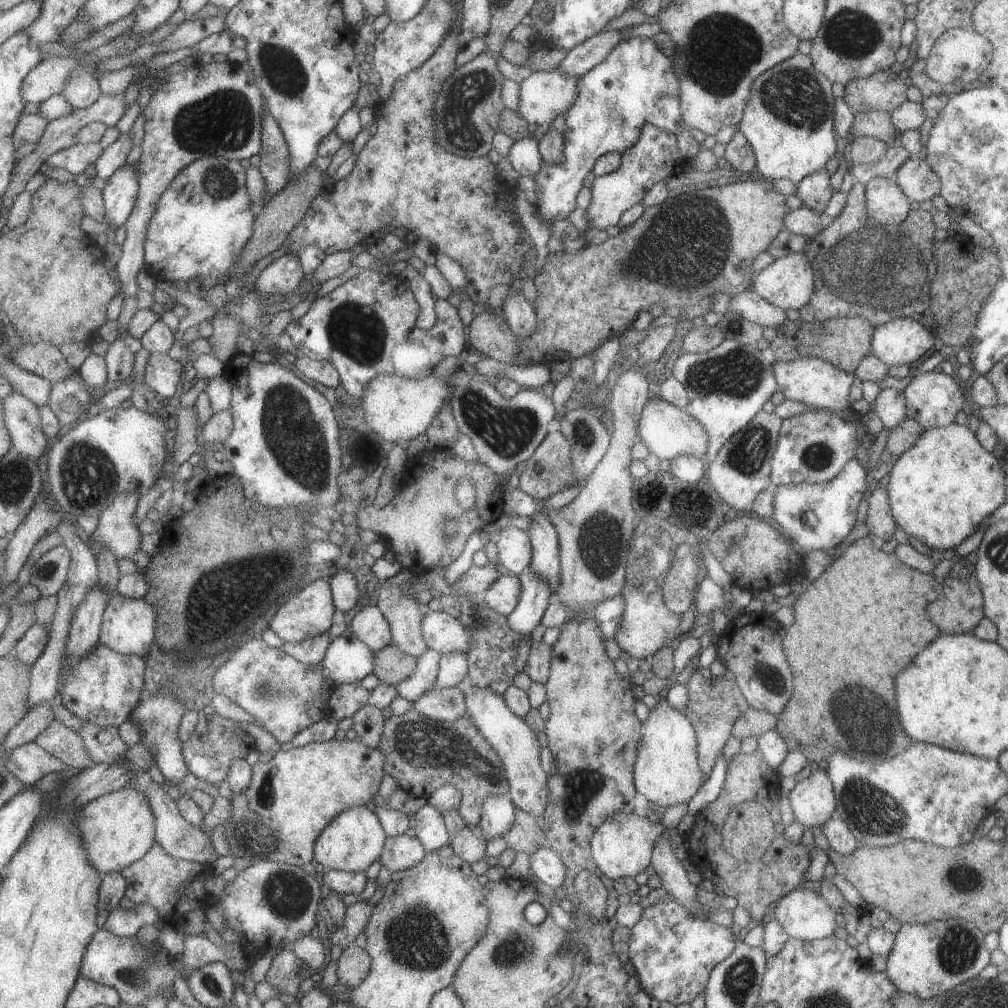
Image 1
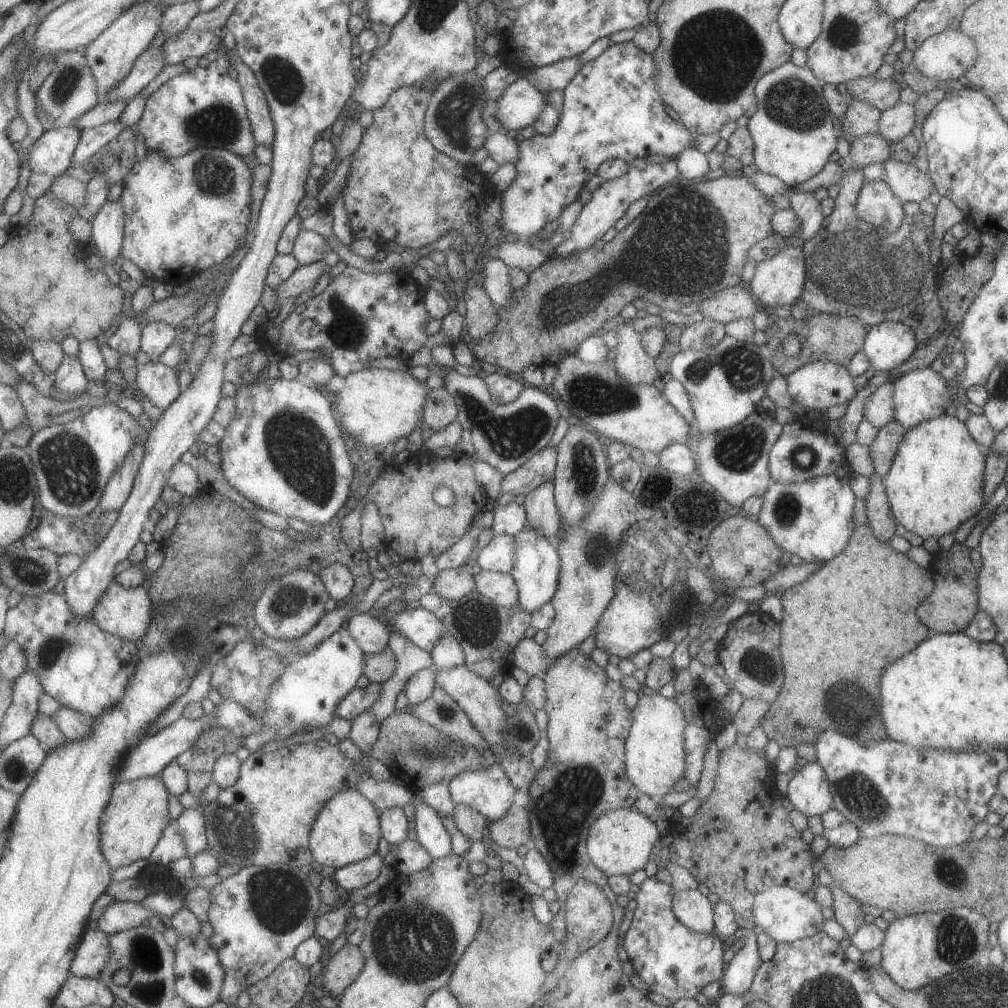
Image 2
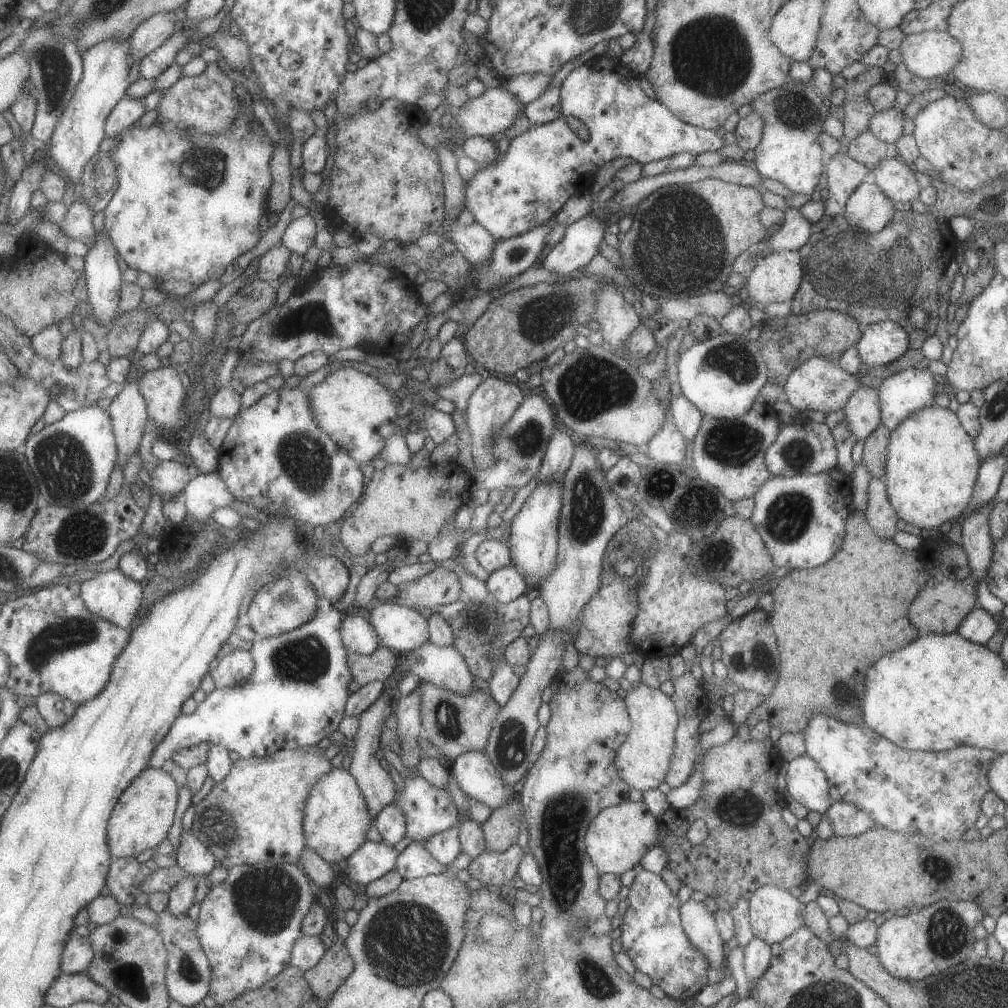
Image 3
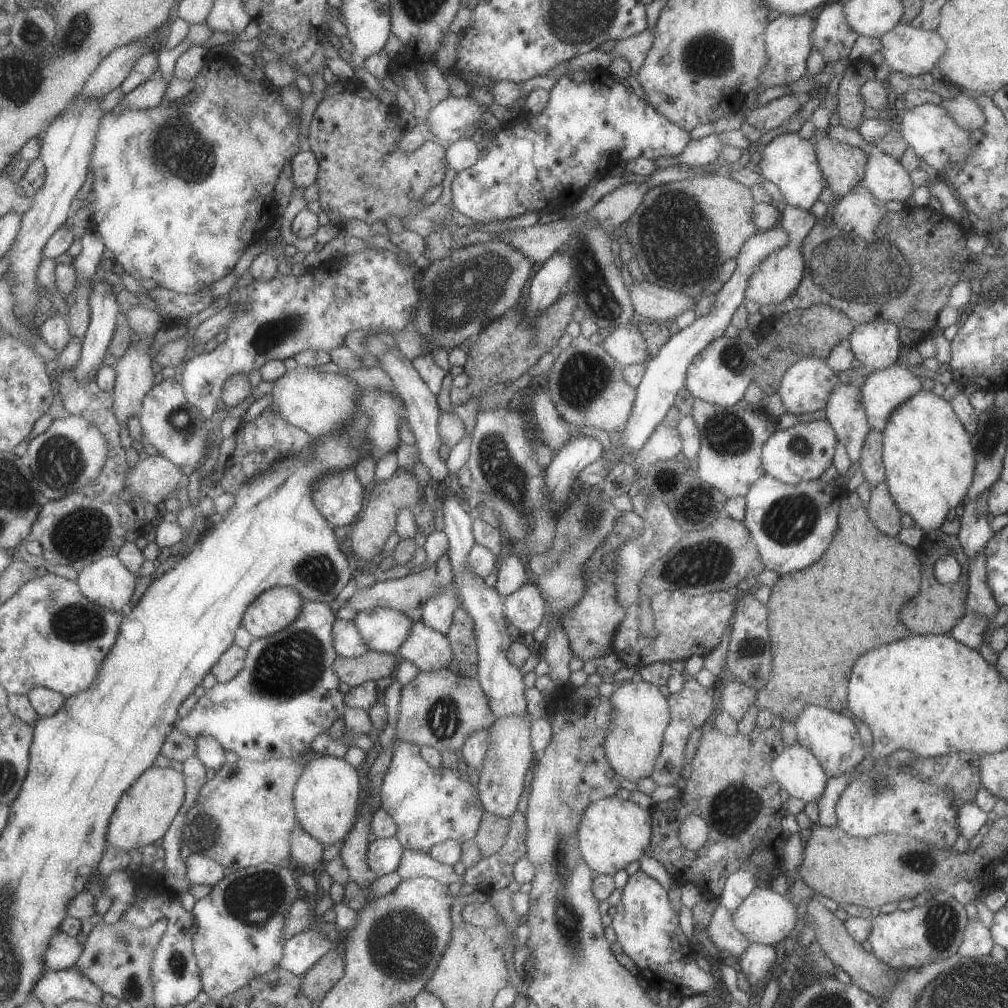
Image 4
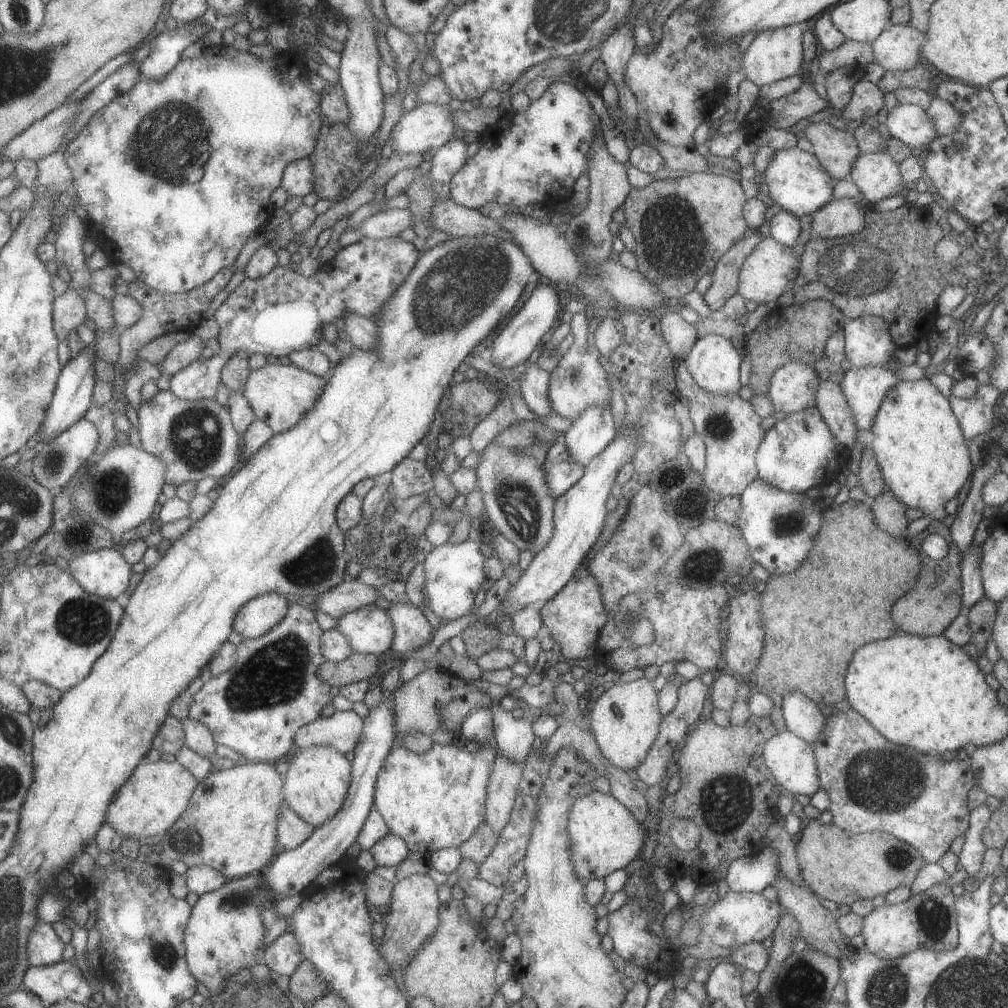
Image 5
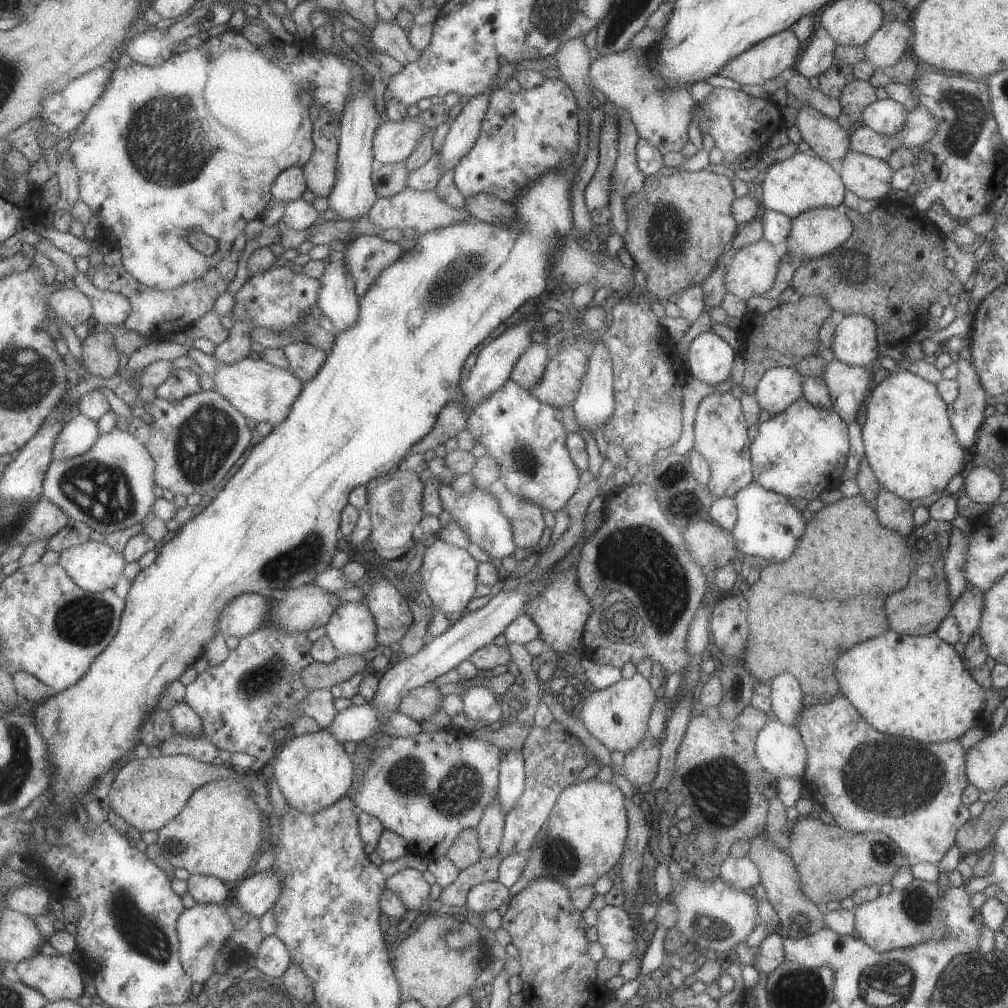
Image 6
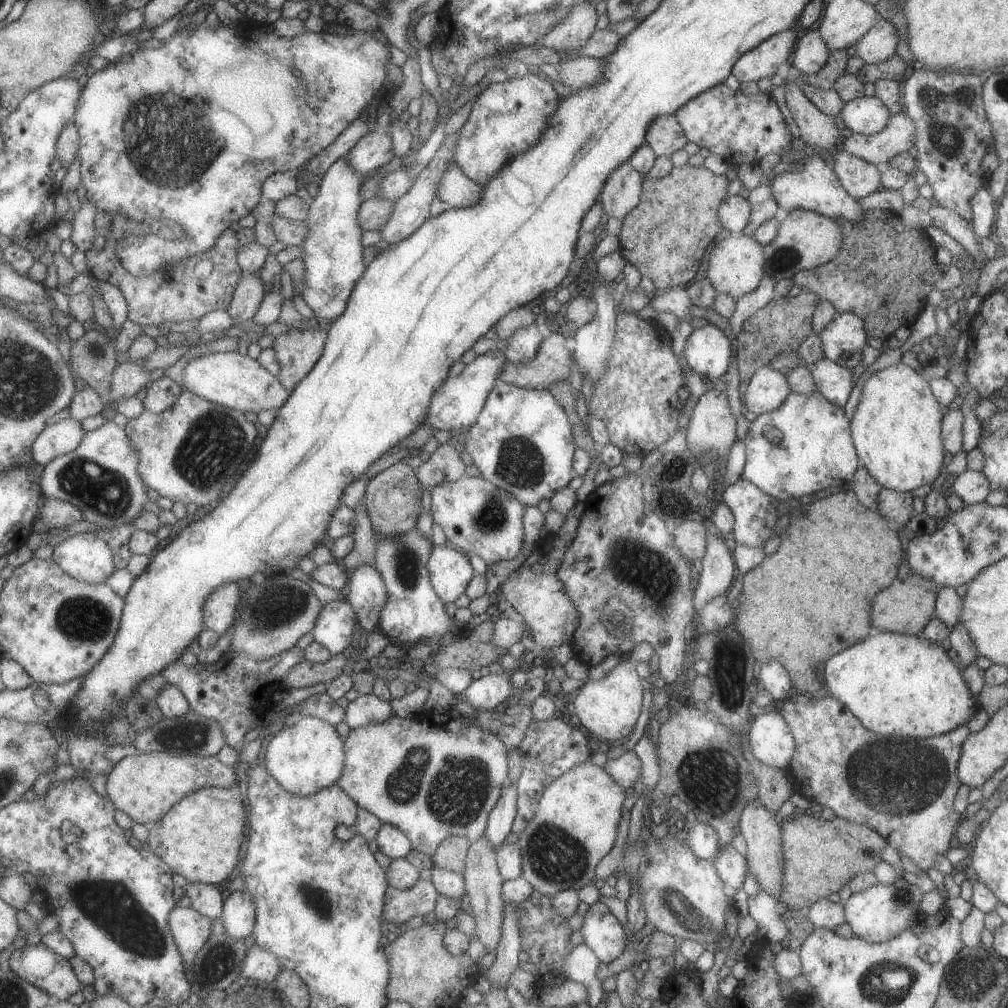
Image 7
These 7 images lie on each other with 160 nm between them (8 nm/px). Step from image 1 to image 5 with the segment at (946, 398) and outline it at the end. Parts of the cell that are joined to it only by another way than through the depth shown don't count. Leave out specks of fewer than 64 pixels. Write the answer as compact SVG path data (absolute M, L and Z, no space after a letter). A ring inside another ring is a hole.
M853 366L843 372L837 386L849 406L855 428L859 431L871 429L881 400L897 382L900 380L895 372L883 366Z

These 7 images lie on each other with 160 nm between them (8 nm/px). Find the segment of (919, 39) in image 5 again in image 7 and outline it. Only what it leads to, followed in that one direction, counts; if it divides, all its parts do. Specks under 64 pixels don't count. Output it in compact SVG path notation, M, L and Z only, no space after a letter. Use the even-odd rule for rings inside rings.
M878 17L873 26L857 40L857 56L866 64L885 62L896 54L897 30L891 22Z

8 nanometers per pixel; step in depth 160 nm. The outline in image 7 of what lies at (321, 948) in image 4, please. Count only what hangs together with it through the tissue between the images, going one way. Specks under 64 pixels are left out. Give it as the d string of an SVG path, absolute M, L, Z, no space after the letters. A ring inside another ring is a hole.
M255 943L248 949L241 974L249 981L273 982L277 981L282 969L275 954Z

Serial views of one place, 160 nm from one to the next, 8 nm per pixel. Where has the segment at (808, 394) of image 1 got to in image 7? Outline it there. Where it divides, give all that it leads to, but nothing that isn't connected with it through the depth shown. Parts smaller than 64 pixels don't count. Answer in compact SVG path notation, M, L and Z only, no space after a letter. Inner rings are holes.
M767 366L758 367L753 372L745 389L742 411L752 412L756 416L778 408L790 392L785 375Z

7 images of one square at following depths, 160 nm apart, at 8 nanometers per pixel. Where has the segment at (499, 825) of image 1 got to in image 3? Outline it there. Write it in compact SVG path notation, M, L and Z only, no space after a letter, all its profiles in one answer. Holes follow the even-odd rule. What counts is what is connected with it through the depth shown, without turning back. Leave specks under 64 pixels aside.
M464 752L452 760L449 771L457 786L469 799L485 804L491 811L516 797L512 786L502 781L485 753Z

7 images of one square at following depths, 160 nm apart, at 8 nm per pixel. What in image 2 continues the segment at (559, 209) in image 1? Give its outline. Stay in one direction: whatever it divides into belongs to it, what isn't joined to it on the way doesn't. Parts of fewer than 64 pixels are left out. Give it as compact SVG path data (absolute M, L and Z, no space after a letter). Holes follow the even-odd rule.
M633 41L610 44L595 59L581 65L563 89L564 99L555 132L547 136L535 134L531 139L518 142L518 161L514 164L517 177L501 192L497 226L503 235L526 240L543 230L547 223L557 222L561 211L578 198L583 185L596 174L603 161L621 159L628 163L636 158L644 160L649 154L677 156L682 149L694 147L695 135L677 124L654 83L655 73L654 58L637 48Z

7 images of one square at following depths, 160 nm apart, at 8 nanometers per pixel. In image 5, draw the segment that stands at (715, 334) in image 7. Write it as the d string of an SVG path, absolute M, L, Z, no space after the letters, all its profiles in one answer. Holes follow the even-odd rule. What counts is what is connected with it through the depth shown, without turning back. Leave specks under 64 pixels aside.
M711 329L695 340L695 344L693 344L683 362L695 384L703 390L707 390L711 394L736 394L737 390L741 388L739 383L741 360L741 356L737 354L737 350L733 348L730 340L725 340L723 336L719 336Z

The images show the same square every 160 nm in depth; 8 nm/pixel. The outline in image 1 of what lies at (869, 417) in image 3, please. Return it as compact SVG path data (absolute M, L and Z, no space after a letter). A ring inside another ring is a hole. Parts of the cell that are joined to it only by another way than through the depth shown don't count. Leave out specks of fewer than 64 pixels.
M880 389L872 403L871 410L875 412L886 429L893 429L907 419L905 398L903 398L901 390Z

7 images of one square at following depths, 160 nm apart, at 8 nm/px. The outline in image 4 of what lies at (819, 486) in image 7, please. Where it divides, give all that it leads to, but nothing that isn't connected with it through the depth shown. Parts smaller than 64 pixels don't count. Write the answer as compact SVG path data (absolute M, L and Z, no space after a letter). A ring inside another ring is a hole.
M826 420L797 423L775 430L762 446L761 468L765 474L788 485L819 478L832 465L836 442L835 433Z

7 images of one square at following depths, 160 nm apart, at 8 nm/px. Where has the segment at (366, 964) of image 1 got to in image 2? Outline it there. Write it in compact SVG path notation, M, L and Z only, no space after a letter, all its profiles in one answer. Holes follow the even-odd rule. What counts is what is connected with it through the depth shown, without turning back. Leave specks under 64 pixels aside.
M346 943L334 956L327 957L323 964L322 980L318 983L328 990L331 996L342 997L343 993L363 972L366 956L360 945Z

